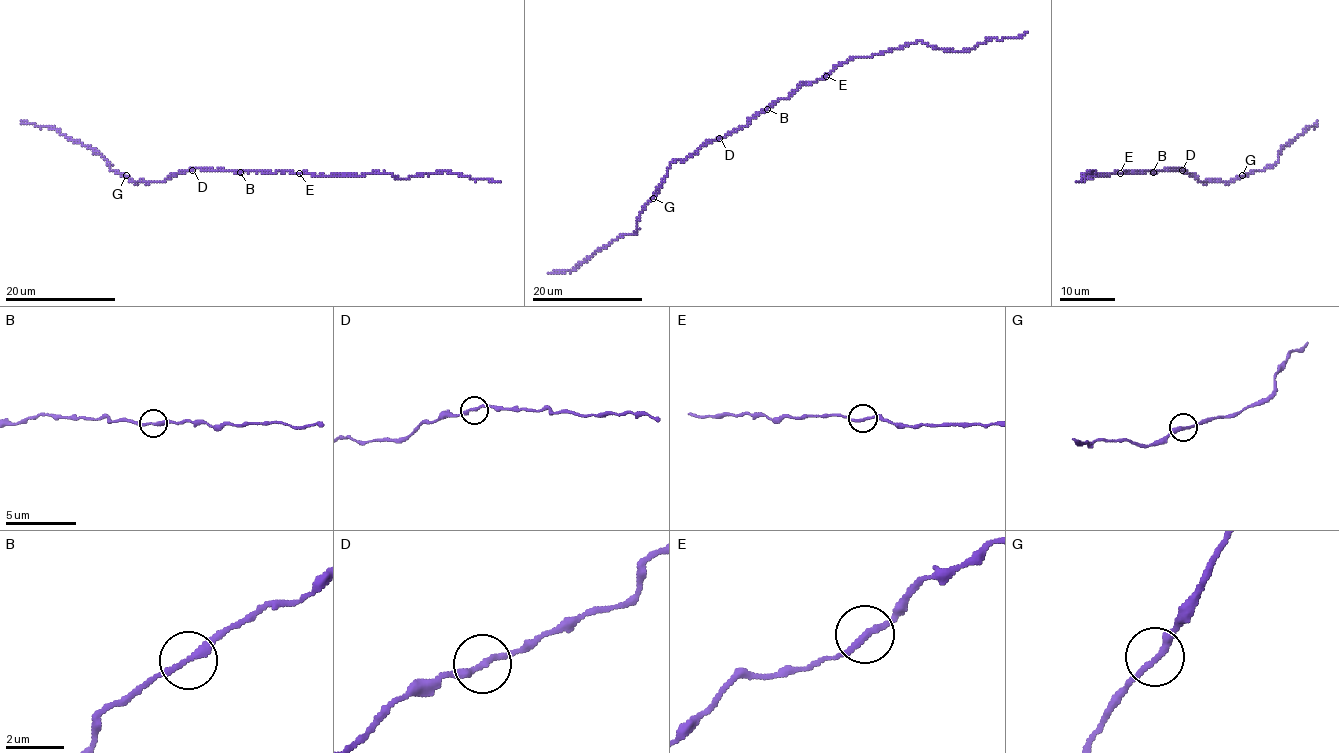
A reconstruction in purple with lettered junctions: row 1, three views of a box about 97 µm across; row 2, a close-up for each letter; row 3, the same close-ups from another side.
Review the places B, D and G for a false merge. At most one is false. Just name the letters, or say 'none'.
none

